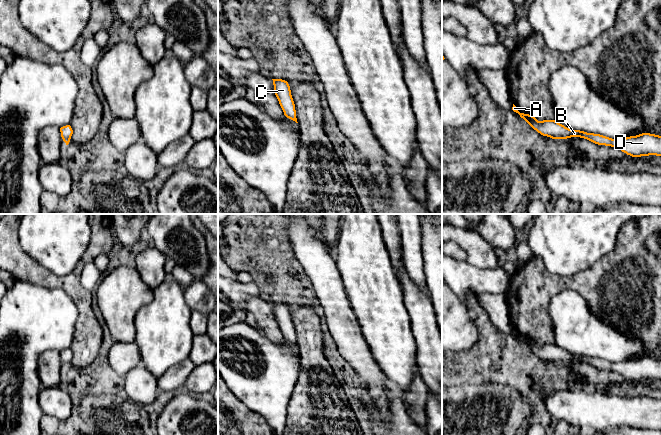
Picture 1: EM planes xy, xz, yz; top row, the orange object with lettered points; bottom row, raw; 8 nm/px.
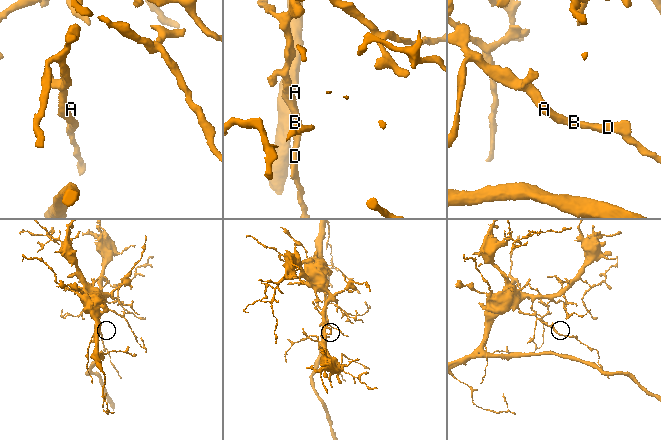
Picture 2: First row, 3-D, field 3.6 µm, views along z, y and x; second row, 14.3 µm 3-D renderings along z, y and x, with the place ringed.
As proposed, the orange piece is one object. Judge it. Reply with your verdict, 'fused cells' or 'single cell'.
single cell

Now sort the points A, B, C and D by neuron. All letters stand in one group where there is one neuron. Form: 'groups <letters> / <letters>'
groups A B C D

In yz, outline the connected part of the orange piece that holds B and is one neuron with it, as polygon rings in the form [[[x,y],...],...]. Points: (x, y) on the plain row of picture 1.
[[[513,328],[512,334],[520,339],[534,354],[552,363],[580,361],[598,369],[611,370],[632,381],[656,379],[661,380],[661,360],[642,357],[626,362],[612,363],[600,358],[571,354],[555,344],[538,345],[534,340],[520,337]]]

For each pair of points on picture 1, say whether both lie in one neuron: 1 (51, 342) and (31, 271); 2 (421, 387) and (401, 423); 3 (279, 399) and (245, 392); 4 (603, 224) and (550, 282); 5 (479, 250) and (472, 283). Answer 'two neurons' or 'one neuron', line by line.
1: two neurons
2: two neurons
3: one neuron
4: two neurons
5: two neurons

